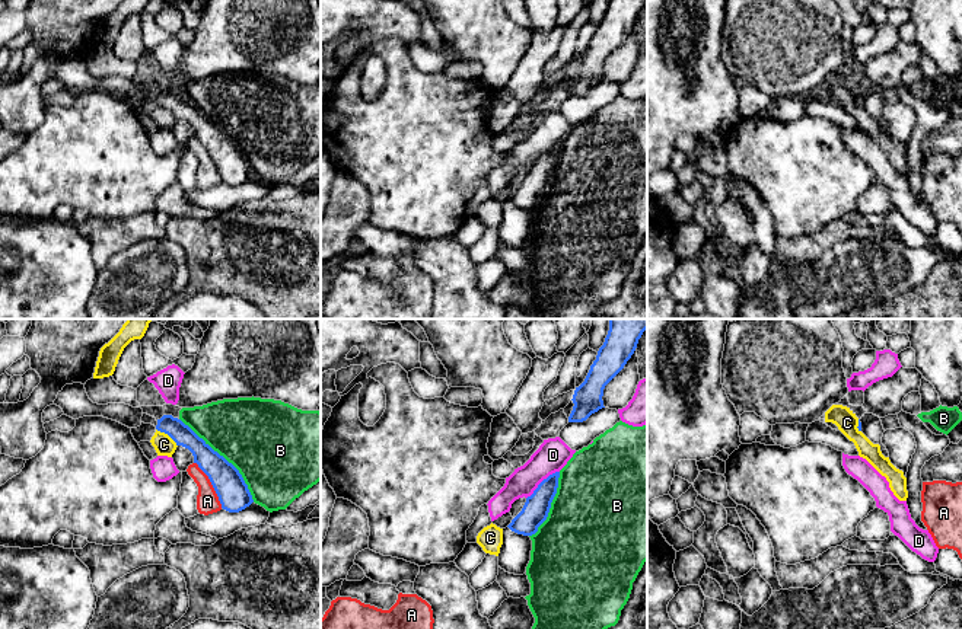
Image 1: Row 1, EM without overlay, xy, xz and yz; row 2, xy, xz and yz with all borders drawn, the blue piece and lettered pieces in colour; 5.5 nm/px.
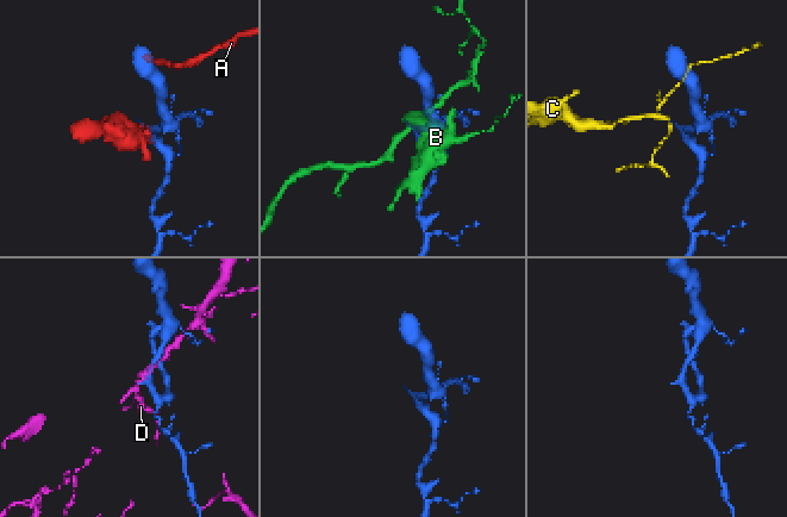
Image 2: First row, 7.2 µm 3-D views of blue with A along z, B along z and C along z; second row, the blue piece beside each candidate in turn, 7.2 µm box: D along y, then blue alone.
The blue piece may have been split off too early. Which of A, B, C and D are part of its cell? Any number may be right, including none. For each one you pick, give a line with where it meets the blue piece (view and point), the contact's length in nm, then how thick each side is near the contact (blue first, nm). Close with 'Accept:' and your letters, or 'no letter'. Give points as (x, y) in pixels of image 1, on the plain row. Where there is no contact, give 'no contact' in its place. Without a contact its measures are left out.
Accept: no letter

